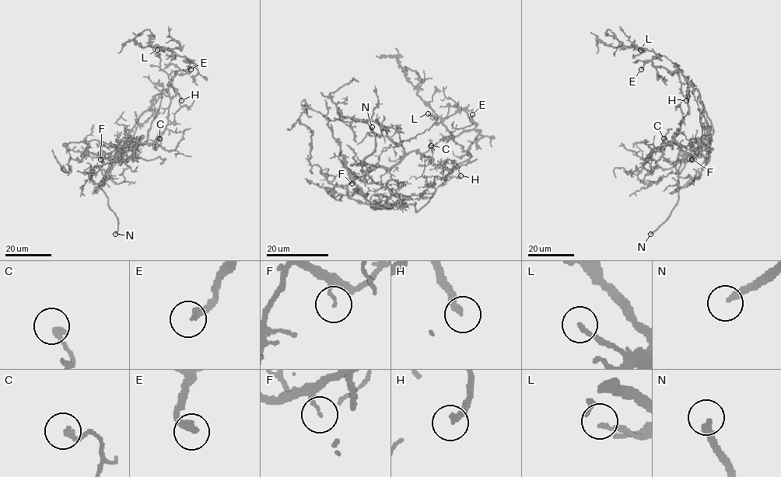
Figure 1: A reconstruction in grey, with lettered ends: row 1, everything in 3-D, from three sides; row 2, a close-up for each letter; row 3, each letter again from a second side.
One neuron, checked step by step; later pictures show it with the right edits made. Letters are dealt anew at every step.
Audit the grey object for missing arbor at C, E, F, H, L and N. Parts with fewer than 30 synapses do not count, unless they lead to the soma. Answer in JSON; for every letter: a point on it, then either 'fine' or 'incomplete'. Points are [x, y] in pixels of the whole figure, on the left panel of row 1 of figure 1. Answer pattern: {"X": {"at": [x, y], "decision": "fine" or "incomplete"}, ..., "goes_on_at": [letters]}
{"C": {"at": [159, 138], "decision": "fine"}, "E": {"at": [190, 69], "decision": "incomplete"}, "F": {"at": [100, 159], "decision": "fine"}, "H": {"at": [181, 100], "decision": "incomplete"}, "L": {"at": [157, 50], "decision": "fine"}, "N": {"at": [115, 234], "decision": "incomplete"}, "goes_on_at": ["E", "H", "N"]}

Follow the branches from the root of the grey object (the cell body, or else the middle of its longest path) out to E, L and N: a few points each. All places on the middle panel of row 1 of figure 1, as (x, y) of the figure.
E: (418, 199), (423, 194), (432, 194), (456, 166), (471, 156), (469, 148), (479, 133), (471, 119), (472, 114)
L: (418, 199), (432, 194), (471, 156), (469, 148), (479, 133), (468, 130), (454, 136), (439, 117), (428, 113)
N: (418, 199), (397, 197), (386, 186), (387, 170), (351, 165), (375, 150), (372, 127)

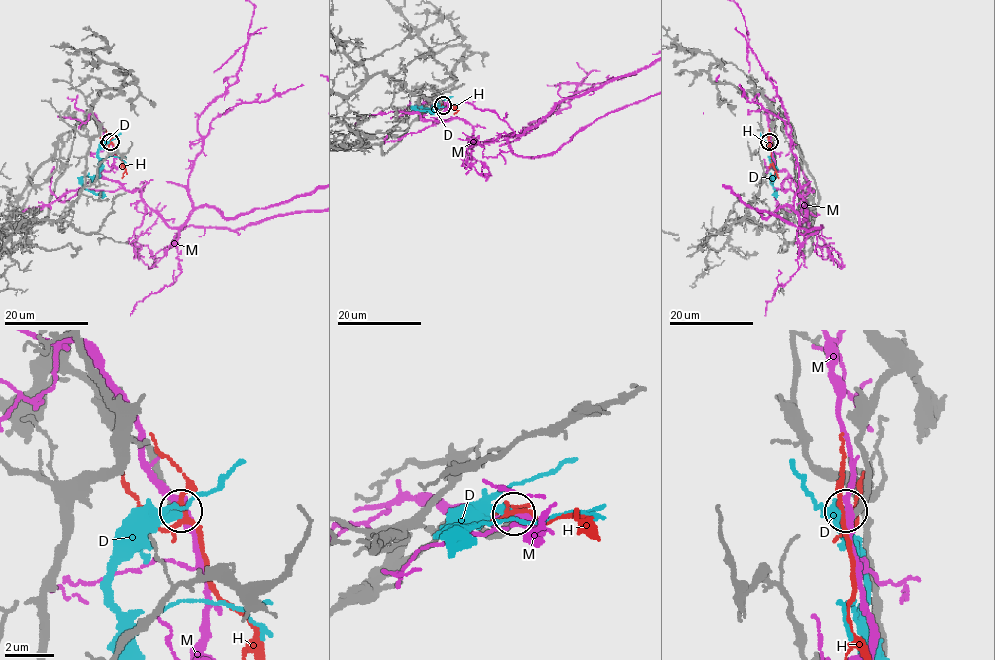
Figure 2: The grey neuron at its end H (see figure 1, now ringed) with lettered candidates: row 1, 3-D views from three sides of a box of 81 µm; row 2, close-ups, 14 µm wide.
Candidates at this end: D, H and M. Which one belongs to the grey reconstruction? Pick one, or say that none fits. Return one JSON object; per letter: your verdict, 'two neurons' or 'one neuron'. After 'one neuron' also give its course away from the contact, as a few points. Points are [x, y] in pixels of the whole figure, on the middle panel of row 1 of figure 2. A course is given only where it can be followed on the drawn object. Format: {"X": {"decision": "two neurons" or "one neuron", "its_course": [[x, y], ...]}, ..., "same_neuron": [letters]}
{"D": {"decision": "one neuron", "its_course": [[443, 106], [436, 105], [431, 111], [416, 108], [439, 111]]}, "H": {"decision": "two neurons"}, "M": {"decision": "two neurons"}, "same_neuron": ["D"]}

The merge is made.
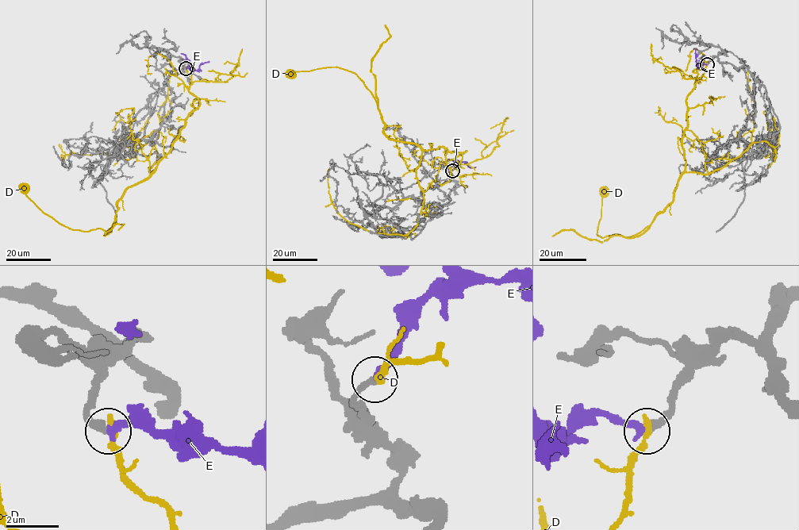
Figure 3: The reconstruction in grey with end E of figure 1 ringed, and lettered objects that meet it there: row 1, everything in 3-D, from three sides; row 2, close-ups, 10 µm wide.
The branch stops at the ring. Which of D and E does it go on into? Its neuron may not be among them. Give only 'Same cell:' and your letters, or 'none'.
Same cell: E

